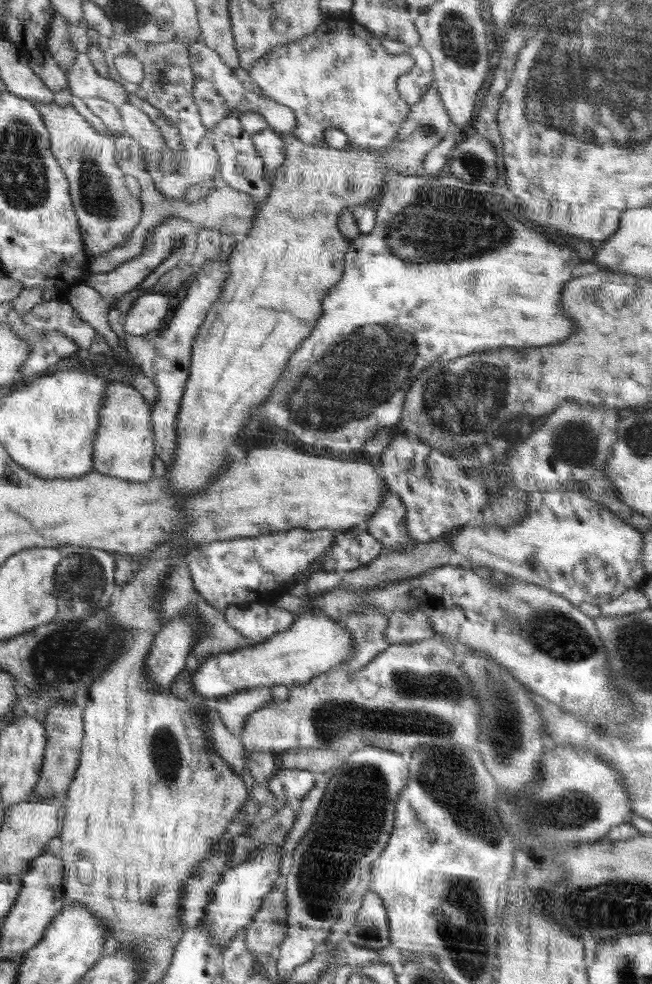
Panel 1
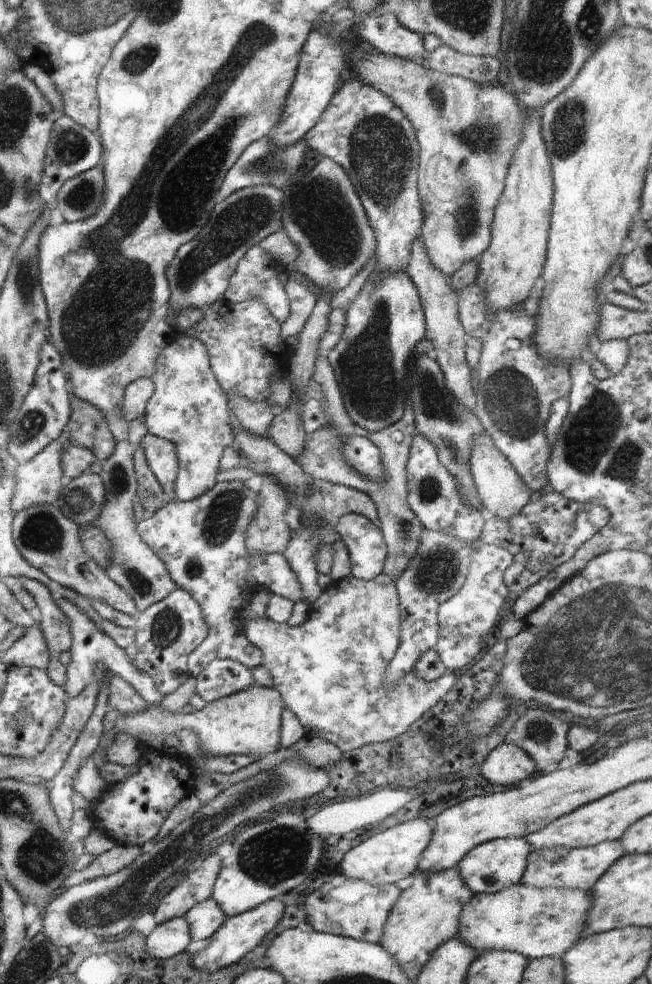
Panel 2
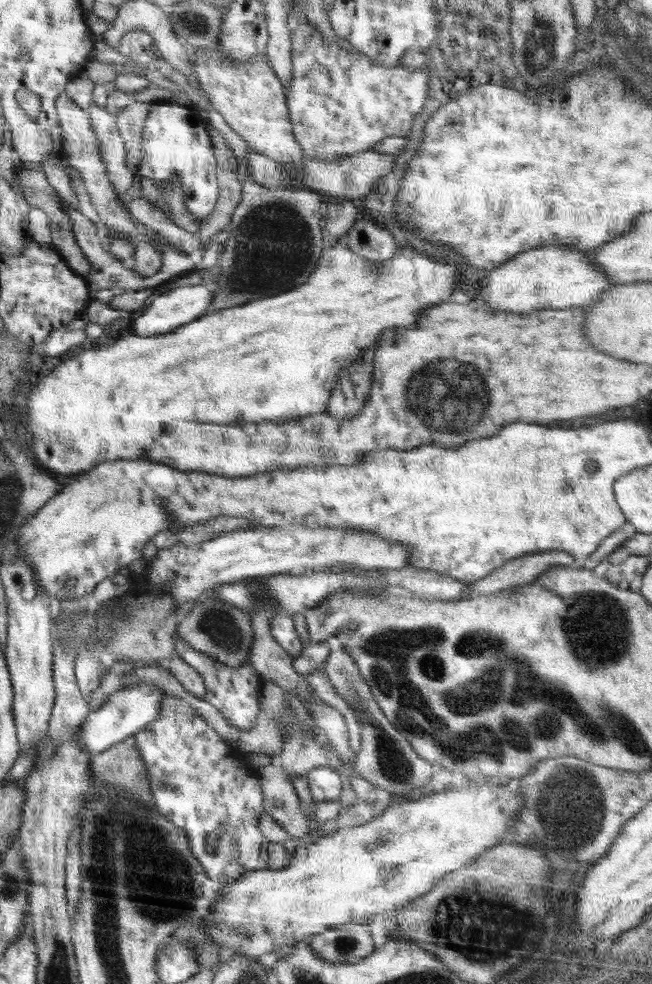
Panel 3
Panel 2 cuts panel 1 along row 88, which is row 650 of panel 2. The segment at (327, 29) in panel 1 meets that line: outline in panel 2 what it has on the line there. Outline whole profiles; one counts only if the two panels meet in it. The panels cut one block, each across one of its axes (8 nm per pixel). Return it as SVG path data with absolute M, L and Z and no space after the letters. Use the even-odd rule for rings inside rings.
M381 573L370 581L359 580L352 575L343 580L332 581L330 586L323 590L321 596L316 598L316 601L308 604L308 608L308 617L303 624L300 624L300 626L289 626L286 623L278 624L267 618L260 618L260 620L245 619L245 625L242 630L250 644L262 652L261 667L265 672L268 672L272 676L273 688L278 692L278 694L280 694L285 707L287 707L298 718L302 728L304 728L305 737L307 738L322 738L323 740L330 742L330 744L338 746L342 753L355 750L356 748L361 748L364 744L378 742L380 742L380 744L382 744L382 742L386 743L388 740L394 740L394 738L397 738L406 732L406 728L410 728L416 720L419 720L420 716L423 716L427 709L433 708L436 705L436 702L439 702L440 698L442 698L444 694L450 692L454 687L454 684L458 682L459 673L457 672L447 672L441 678L428 682L418 679L413 672L408 672L406 676L402 676L402 680L398 680L396 688L392 688L392 690L384 690L384 686L382 686L384 668L386 668L386 664L390 663L398 651L398 646L400 646L401 630L398 592L395 582L392 581L390 576L386 576L386 574Z

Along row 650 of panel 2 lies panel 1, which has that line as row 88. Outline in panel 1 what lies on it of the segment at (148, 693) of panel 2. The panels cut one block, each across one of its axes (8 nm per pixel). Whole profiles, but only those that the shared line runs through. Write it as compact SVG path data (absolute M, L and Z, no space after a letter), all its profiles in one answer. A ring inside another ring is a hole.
M86 53L76 55L74 64L66 70L71 95L88 100L93 97L104 98L118 108L128 101L124 84L109 76L100 76Z

